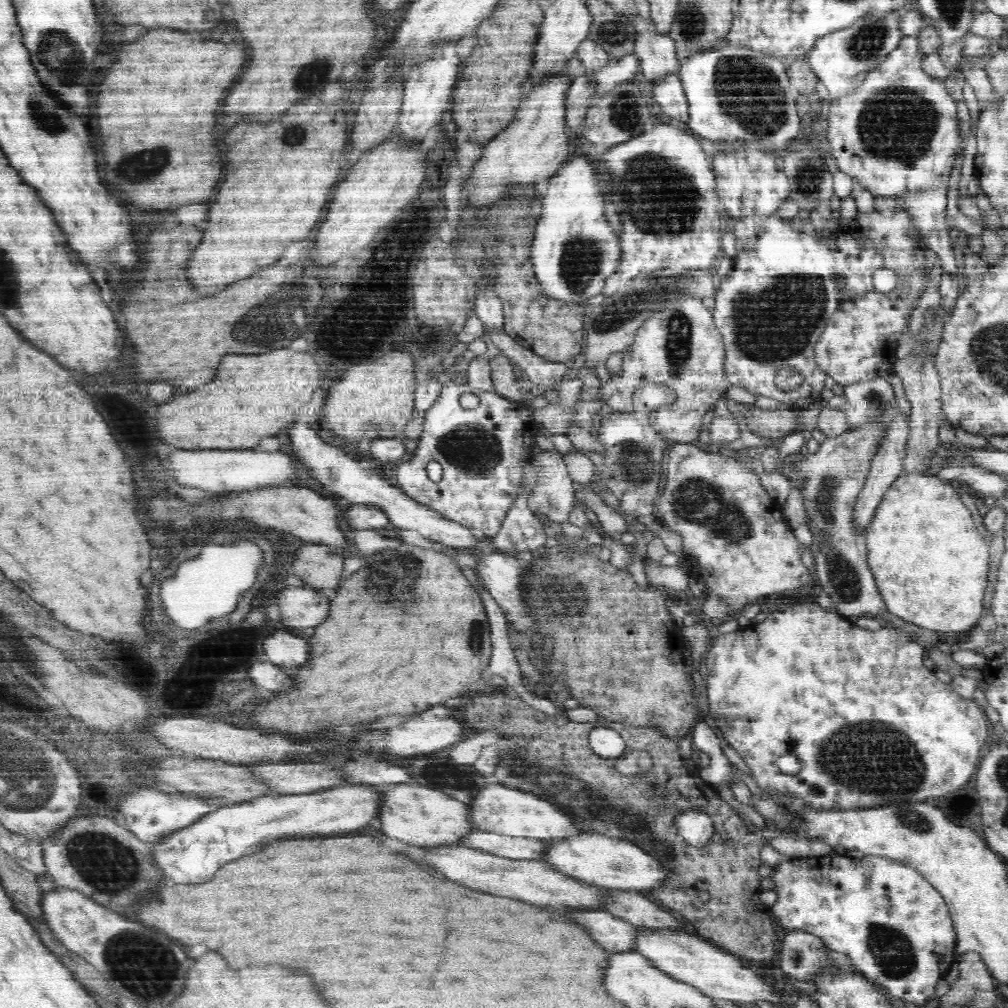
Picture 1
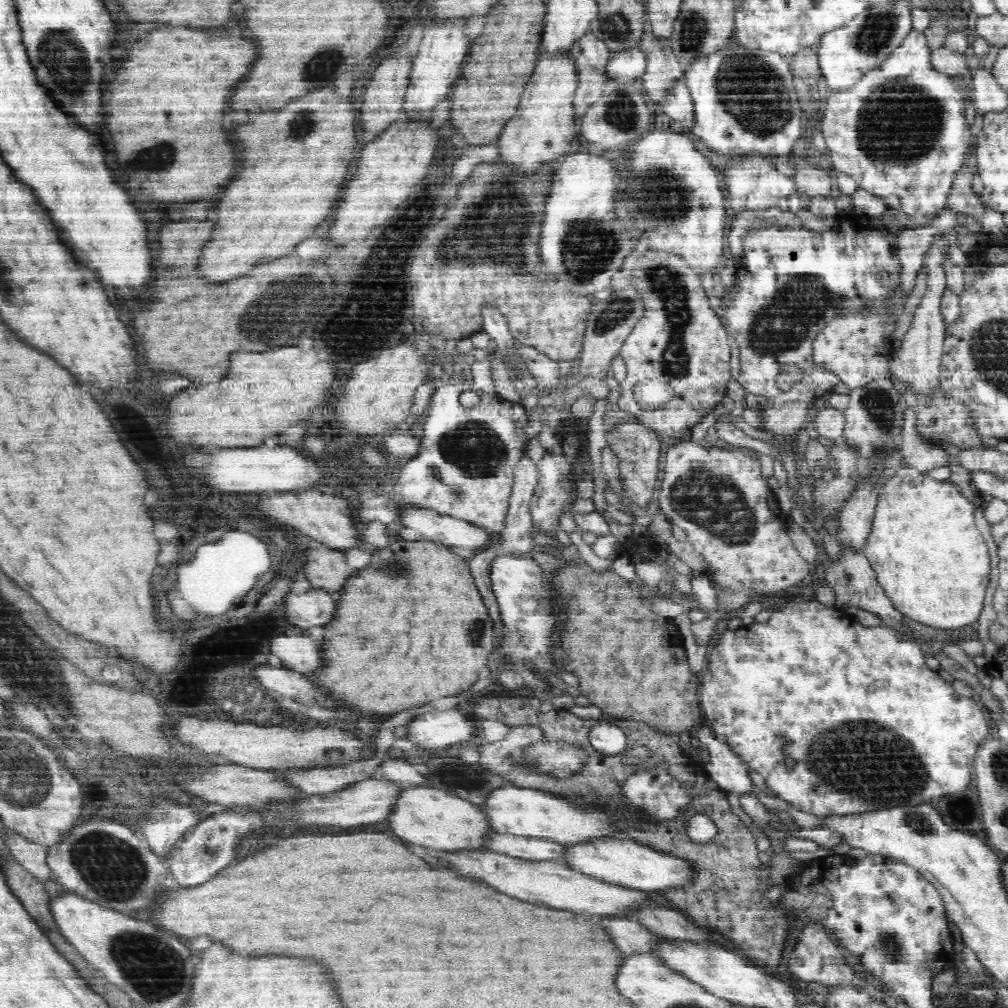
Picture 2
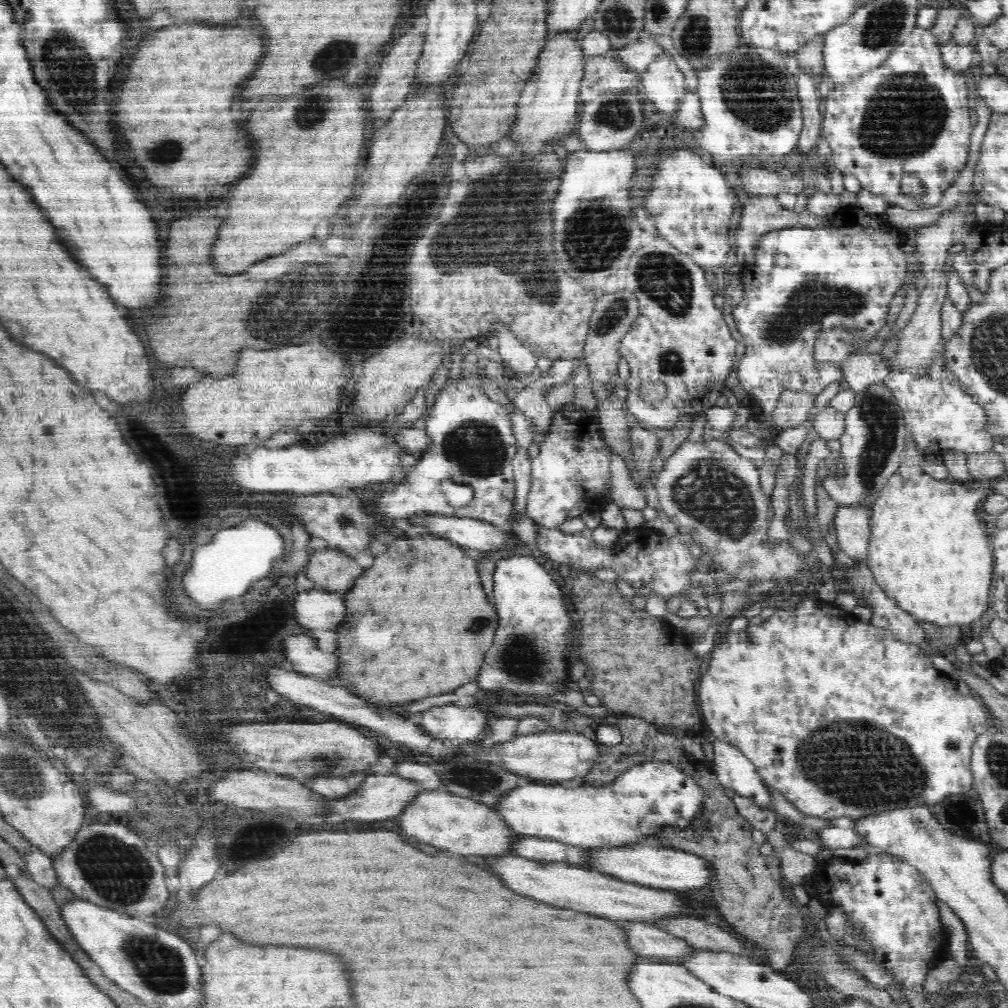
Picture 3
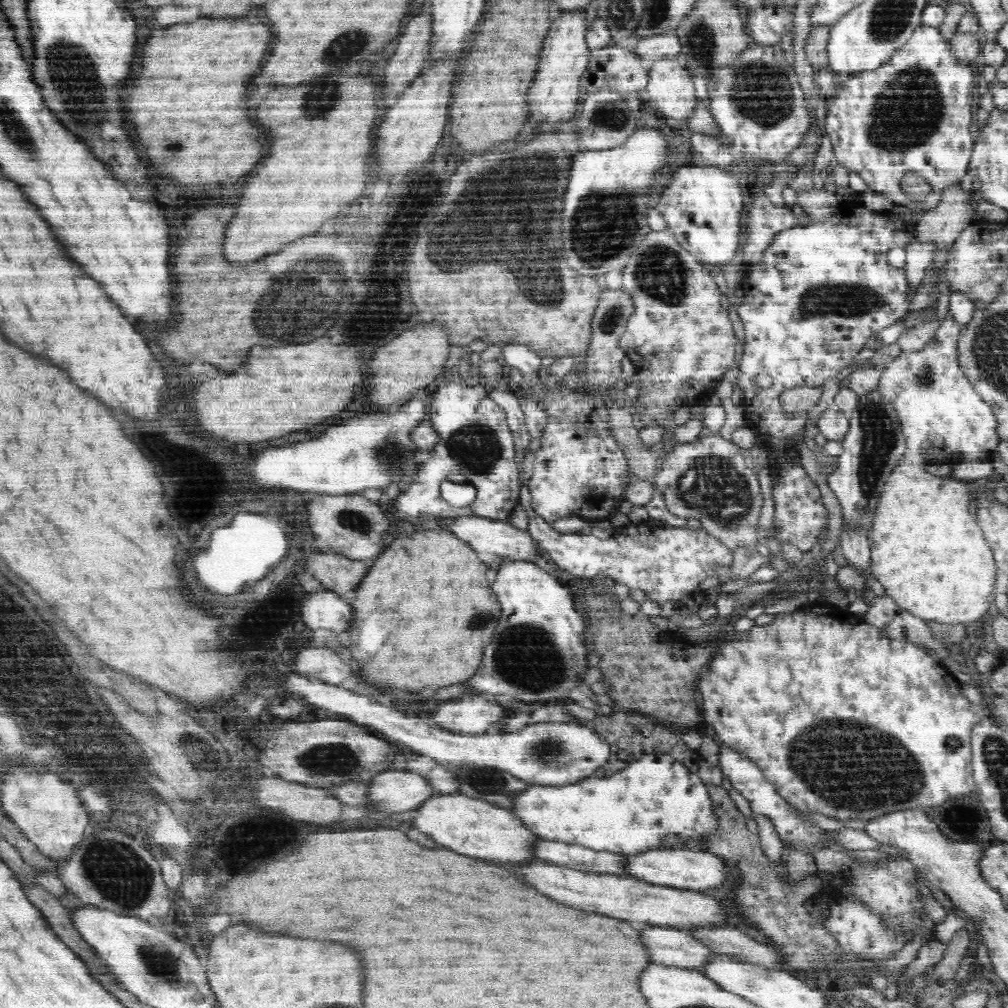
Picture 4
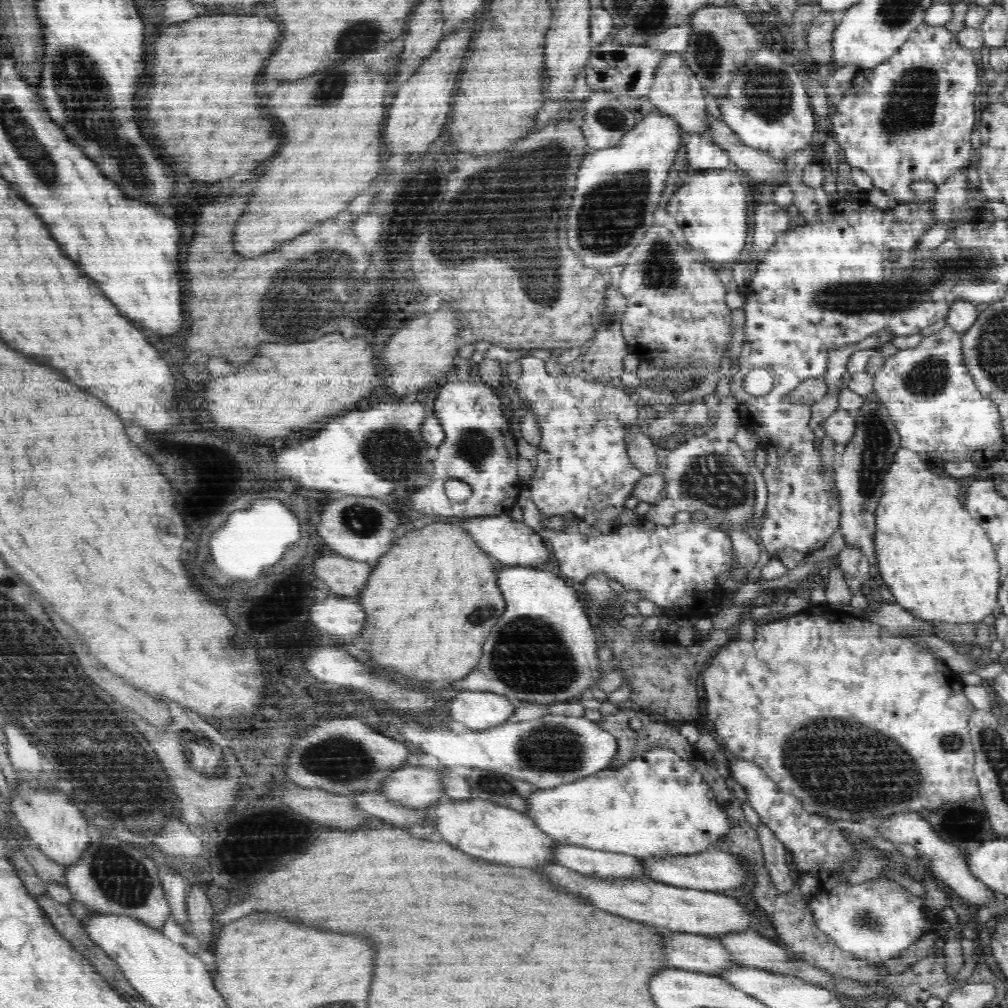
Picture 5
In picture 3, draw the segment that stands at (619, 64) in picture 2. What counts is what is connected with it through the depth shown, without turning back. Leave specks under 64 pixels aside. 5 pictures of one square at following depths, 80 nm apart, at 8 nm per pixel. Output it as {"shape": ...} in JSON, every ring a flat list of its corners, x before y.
{"shape":[[643,37,634,44,628,44,614,51,619,62,623,62,627,68,640,75,658,55,664,52,662,47,649,37]]}

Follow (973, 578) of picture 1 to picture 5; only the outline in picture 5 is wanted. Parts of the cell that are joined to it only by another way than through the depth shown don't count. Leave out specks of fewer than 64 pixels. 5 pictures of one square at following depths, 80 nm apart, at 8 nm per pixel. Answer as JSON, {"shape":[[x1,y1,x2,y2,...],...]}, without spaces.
{"shape":[[898,448,893,454,893,462,889,465,888,474,885,476,884,492,880,497,878,507,875,514,875,557,878,572,882,577,883,592,894,600,894,602,904,606,915,617,919,617,925,622,952,622,952,623,972,623,982,619,992,619,992,610,998,605,998,592,1000,586,1000,565,995,555,995,547,987,536,987,531,972,518,968,509,964,508,964,502,960,498,960,494,964,492,962,481,956,480,952,476,945,474,931,473,930,468,920,458,916,452,912,452,907,448]]}

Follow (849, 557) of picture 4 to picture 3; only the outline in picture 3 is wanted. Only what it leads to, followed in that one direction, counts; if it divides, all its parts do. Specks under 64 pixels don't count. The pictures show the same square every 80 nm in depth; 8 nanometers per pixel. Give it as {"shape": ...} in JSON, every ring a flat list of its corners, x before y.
{"shape":[[839,505,833,519,839,548,855,561,866,563,869,549,871,510]]}

